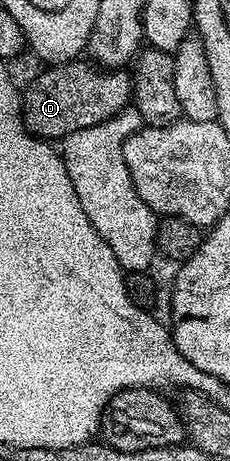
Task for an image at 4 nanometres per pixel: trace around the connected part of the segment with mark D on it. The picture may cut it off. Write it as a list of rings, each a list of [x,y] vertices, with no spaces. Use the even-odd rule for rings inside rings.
[[[62,60],[45,68],[26,90],[24,87],[21,117],[31,134],[46,140],[64,140],[71,132],[111,120],[130,105],[132,77],[121,68],[112,70],[92,65]]]

